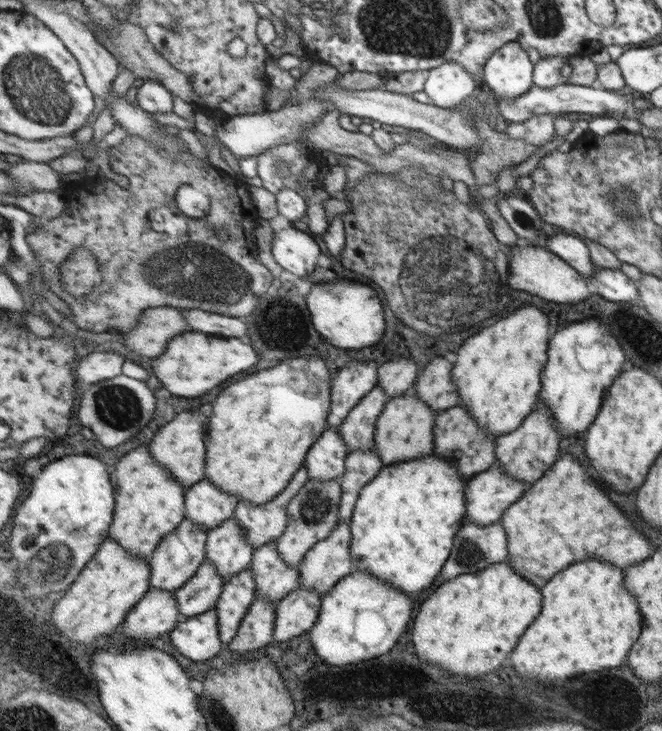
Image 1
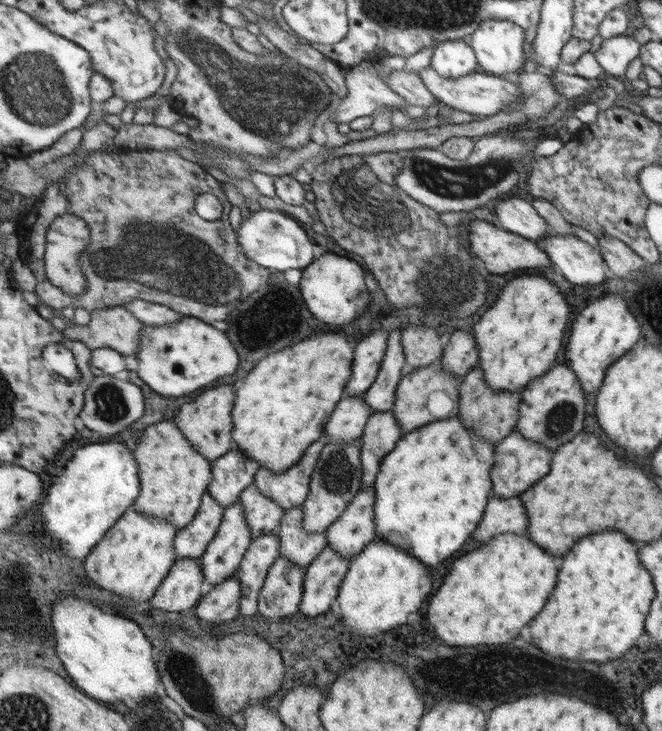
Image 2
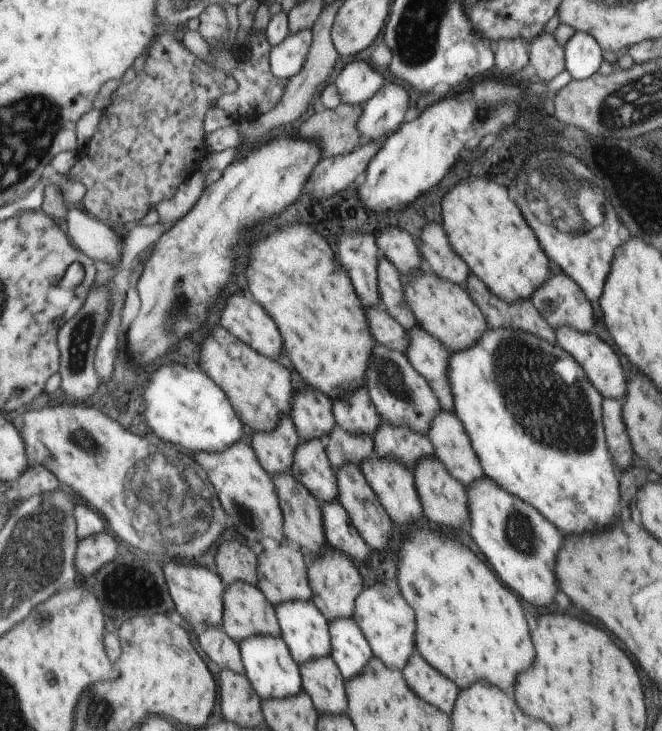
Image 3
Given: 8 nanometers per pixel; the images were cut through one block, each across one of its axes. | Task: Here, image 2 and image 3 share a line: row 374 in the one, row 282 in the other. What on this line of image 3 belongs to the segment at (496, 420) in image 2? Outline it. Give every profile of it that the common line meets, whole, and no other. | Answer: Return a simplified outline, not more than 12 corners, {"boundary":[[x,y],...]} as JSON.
{"boundary":[[472,272],[464,287],[490,328],[520,329],[556,344],[531,299],[503,301]]}

